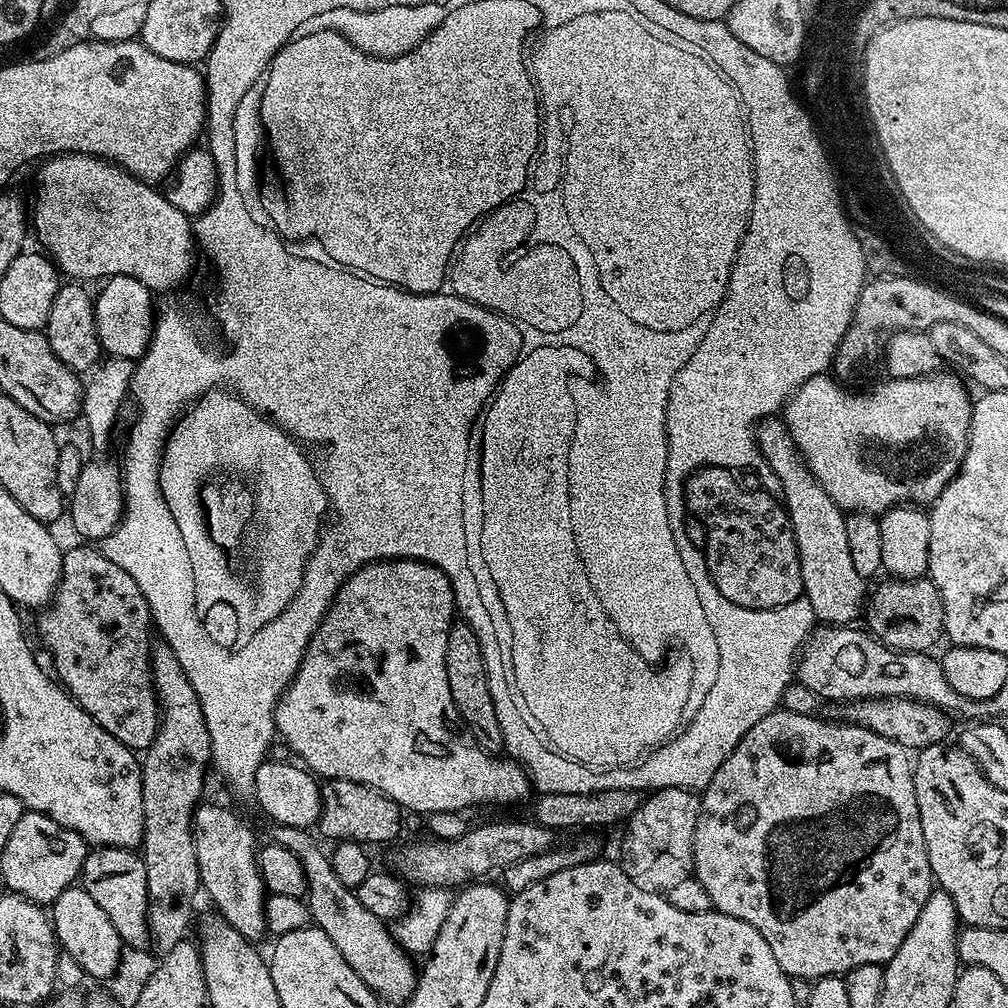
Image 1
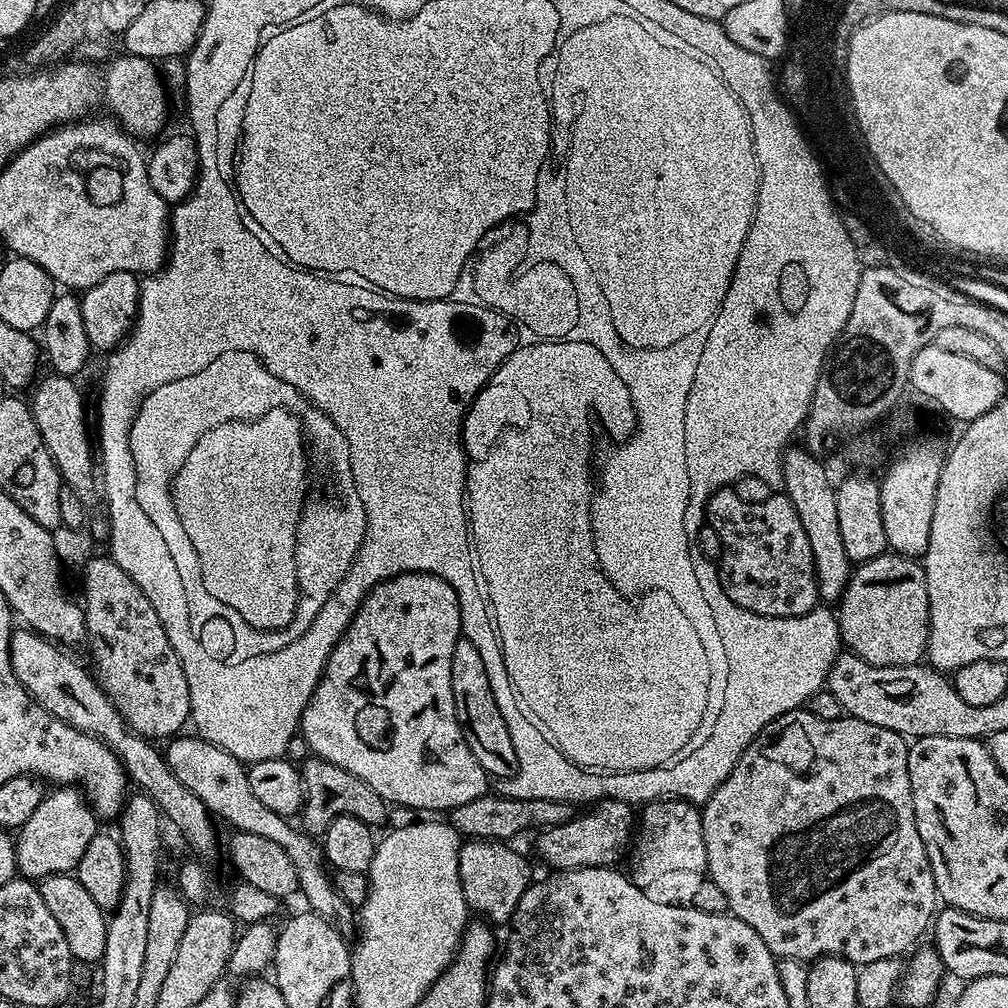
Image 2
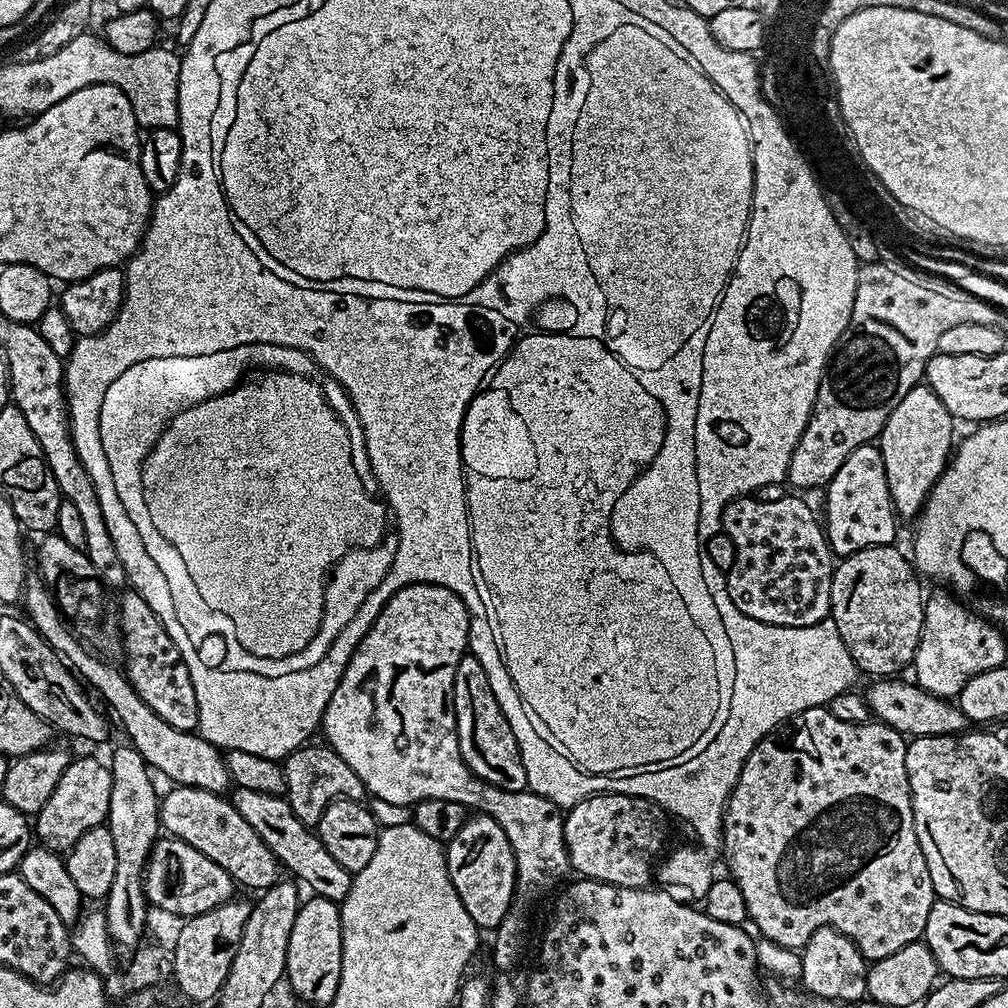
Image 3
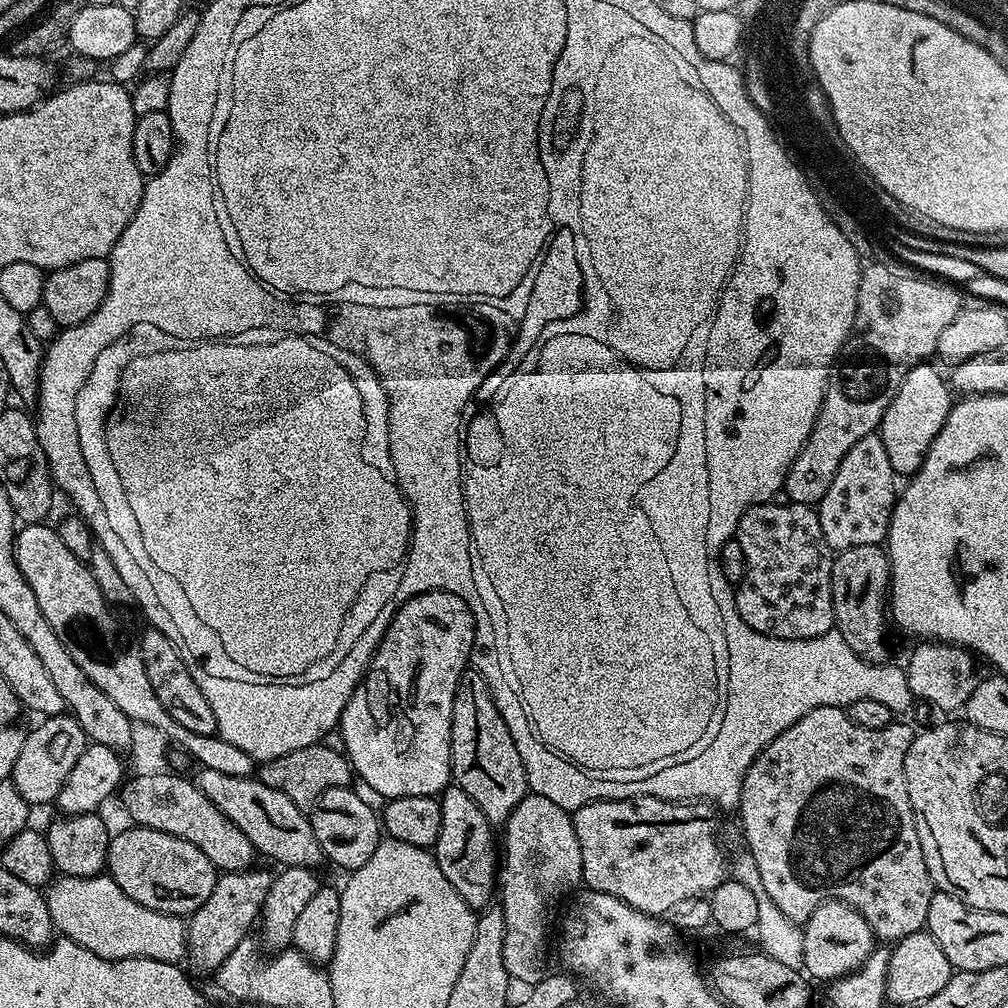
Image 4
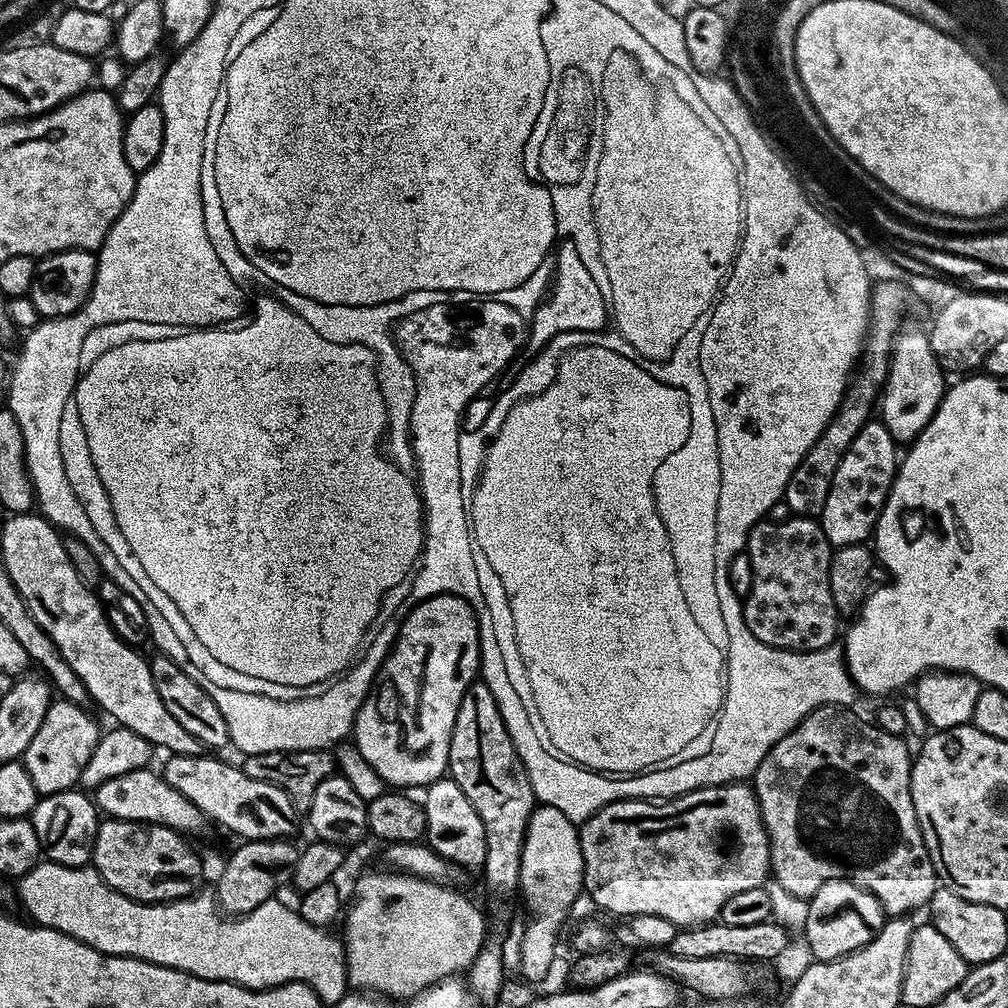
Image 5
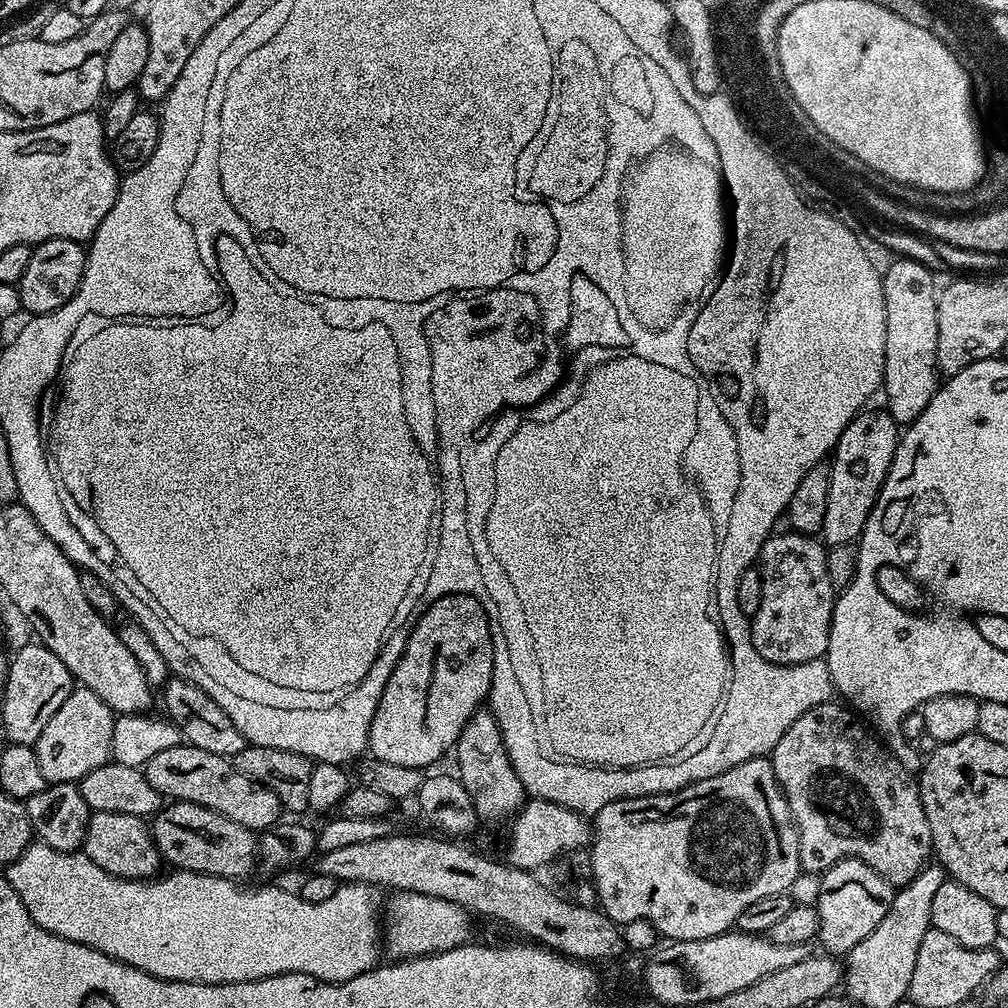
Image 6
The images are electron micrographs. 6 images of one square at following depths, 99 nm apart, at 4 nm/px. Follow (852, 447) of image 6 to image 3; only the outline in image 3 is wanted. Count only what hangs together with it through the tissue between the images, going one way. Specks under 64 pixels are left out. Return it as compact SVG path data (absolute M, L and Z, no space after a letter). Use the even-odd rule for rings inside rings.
M875 443L850 450L850 458L842 462L838 474L826 486L822 527L833 557L843 558L870 546L896 544L896 507L890 498L890 486L886 482L886 466Z

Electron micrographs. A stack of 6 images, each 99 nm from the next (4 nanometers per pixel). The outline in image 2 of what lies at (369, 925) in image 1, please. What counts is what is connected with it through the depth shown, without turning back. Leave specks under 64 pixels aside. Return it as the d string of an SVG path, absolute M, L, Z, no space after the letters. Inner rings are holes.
M184 735L169 739L163 749L164 760L170 766L174 778L178 778L178 782L182 782L182 786L186 786L186 790L193 792L197 798L202 798L213 817L220 819L221 816L229 824L229 829L258 834L262 838L278 842L278 846L282 846L282 850L290 854L294 870L298 870L299 891L302 896L304 892L308 899L307 907L329 920L341 932L351 933L351 928L352 931L354 928L354 909L332 885L332 876L326 867L321 845L295 823L292 825L285 817L274 814L274 810L262 806L262 802L254 798L254 790L250 790L248 781L248 768L241 760L234 758L234 754L226 754L226 750L214 746L208 740L201 740L199 735Z

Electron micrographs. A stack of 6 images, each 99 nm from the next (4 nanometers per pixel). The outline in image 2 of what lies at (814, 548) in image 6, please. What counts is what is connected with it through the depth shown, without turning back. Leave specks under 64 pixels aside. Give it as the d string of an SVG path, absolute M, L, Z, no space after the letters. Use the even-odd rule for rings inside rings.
M735 487L719 488L708 499L706 524L718 532L722 540L722 552L718 559L720 584L726 590L730 602L754 614L773 616L774 618L794 618L812 612L818 606L820 591L814 570L814 554L810 554L810 541L806 539L806 530L798 519L798 510L783 494L768 496L765 500L747 500L736 493Z

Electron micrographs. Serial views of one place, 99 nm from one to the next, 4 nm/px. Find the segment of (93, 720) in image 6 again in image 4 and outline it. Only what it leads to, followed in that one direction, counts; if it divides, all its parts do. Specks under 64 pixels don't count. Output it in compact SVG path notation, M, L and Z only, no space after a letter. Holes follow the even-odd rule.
M71 715L49 716L41 719L39 723L36 729L28 732L11 778L12 784L18 786L18 794L22 794L22 798L26 798L26 802L33 806L51 805L55 801L66 778L70 778L70 770L74 770L74 762L78 762L78 758L90 743L82 726L78 726L78 722Z

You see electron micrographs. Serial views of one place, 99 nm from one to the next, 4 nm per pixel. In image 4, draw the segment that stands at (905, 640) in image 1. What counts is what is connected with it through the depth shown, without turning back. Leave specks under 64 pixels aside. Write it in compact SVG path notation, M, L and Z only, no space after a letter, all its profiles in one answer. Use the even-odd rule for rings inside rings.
M881 545L854 546L850 550L839 553L832 561L832 605L836 619L835 631L846 638L850 650L869 662L884 662L889 659L888 644L884 641L884 620L886 624L886 605L890 600L892 582L892 565L888 562L887 551Z

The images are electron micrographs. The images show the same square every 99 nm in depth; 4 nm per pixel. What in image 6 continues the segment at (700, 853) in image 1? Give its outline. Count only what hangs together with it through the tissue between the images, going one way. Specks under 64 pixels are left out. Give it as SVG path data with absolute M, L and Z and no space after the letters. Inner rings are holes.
M825 702L814 706L810 710L806 710L806 714L802 714L802 718L798 718L798 722L794 722L794 726L790 726L790 730L786 730L786 734L782 734L782 738L778 738L778 746L774 746L774 750L770 754L772 769L774 770L774 781L784 791L784 797L788 803L788 811L792 813L792 822L796 826L798 850L800 851L800 867L808 874L822 874L831 864L836 864L845 858L861 860L862 862L866 862L866 866L873 868L889 884L893 886L909 884L920 873L929 861L929 858L933 855L930 822L926 822L926 810L922 810L920 789L917 781L914 779L913 773L911 776L900 765L901 757L889 751L843 703L840 703L841 705L832 703Z

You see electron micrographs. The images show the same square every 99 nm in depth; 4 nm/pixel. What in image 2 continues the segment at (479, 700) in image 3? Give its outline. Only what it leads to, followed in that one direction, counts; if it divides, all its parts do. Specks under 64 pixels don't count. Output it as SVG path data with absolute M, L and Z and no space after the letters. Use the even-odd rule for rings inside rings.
M462 638L454 646L454 658L450 658L450 686L454 690L460 729L466 738L466 746L470 746L470 754L478 758L478 766L482 766L489 777L496 779L497 776L497 781L512 779L518 770L518 754L514 754L514 742L510 742L506 718L502 718L502 710L498 710L490 686L490 674L486 674L486 662L482 662L482 654L478 654L474 642Z

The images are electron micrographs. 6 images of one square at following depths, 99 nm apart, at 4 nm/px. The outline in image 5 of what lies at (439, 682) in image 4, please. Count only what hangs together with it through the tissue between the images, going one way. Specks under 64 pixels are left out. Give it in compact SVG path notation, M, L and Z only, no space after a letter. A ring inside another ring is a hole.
M463 595L432 596L429 600L416 602L408 615L401 621L400 631L392 644L392 650L380 664L380 672L376 675L376 683L368 691L368 697L362 702L350 733L351 739L353 741L356 739L356 748L360 751L361 758L388 783L385 785L396 790L412 790L408 788L420 790L441 779L448 772L448 747L450 746L450 738L454 734L454 722L458 718L458 706L462 706L462 694L466 694L466 690L477 679L479 671L480 621L476 619L476 612L471 603Z

